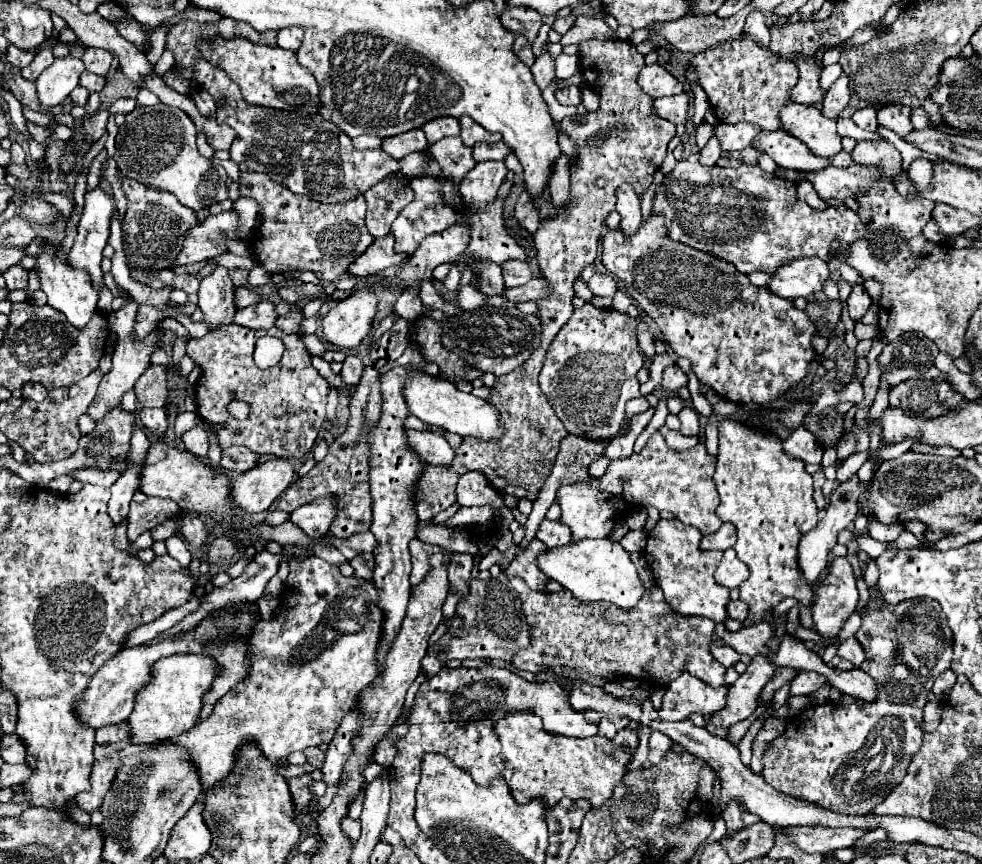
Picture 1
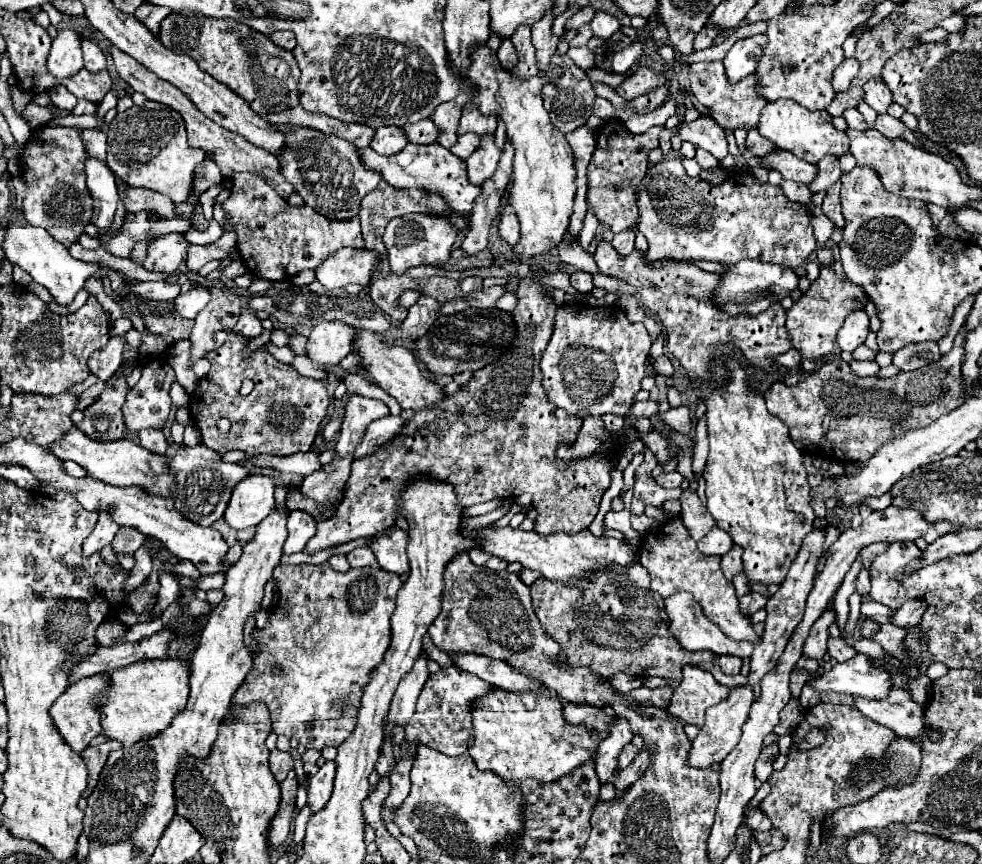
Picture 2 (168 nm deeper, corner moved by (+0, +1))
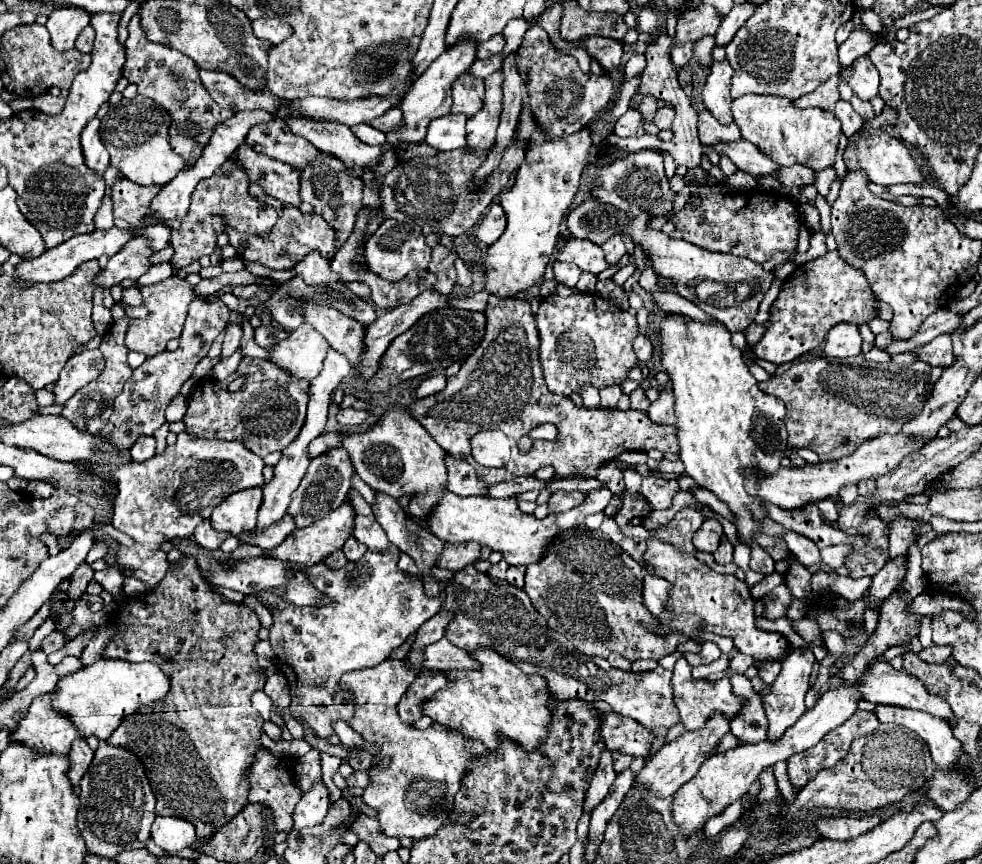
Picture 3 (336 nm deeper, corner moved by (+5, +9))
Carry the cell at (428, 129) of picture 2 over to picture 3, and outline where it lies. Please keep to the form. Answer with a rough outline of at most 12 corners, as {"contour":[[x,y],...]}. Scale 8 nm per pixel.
{"contour":[[398,107],[370,121],[378,131],[398,131],[404,127]]}

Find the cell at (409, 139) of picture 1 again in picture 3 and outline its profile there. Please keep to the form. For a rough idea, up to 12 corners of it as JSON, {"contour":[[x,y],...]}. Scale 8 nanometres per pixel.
{"contour":[[368,123],[352,127],[360,141],[384,145],[386,133],[376,131]]}

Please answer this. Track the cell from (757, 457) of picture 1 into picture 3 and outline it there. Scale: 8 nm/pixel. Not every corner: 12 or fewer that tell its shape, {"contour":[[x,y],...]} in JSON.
{"contour":[[720,323],[660,325],[680,457],[752,543],[786,407]]}

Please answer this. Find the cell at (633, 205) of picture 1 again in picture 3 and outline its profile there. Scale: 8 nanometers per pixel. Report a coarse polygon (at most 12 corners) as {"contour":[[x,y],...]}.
{"contour":[[622,235],[602,245],[606,259],[618,263],[626,251]]}

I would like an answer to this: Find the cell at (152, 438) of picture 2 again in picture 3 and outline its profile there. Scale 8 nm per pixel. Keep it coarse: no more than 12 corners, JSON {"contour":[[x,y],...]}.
{"contour":[[140,435],[130,447],[134,461],[154,457],[154,437]]}

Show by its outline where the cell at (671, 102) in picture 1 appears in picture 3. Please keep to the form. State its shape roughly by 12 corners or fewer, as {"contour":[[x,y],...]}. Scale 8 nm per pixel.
{"contour":[[630,109],[616,121],[618,137],[636,135],[642,113]]}

